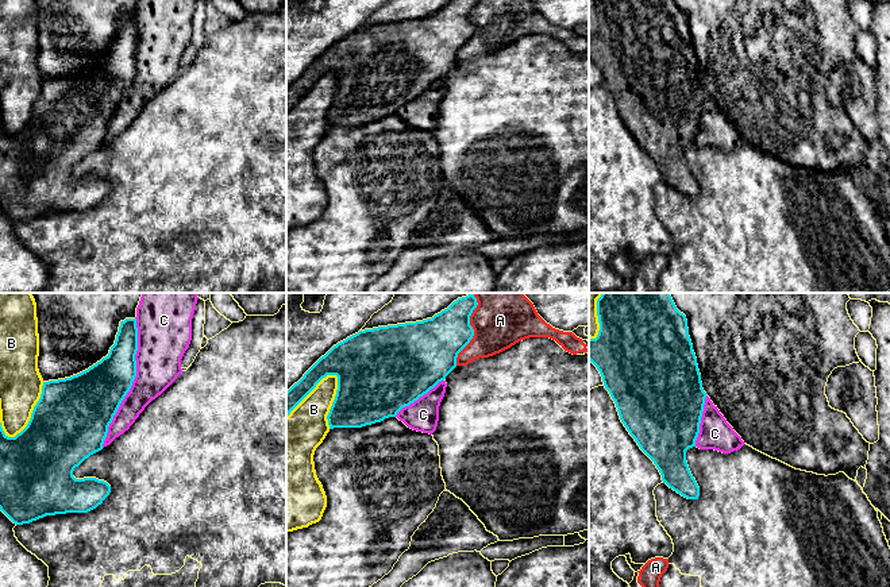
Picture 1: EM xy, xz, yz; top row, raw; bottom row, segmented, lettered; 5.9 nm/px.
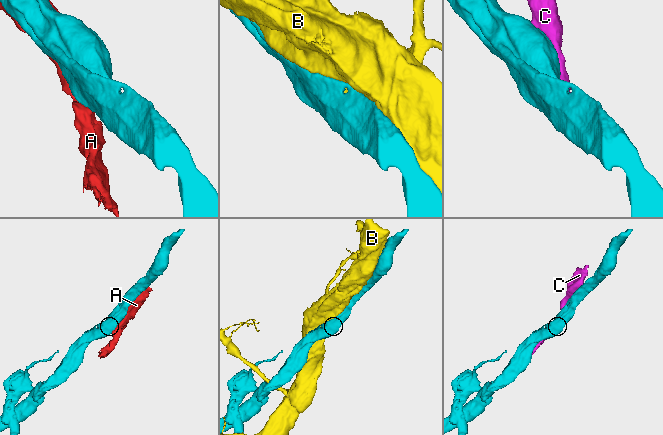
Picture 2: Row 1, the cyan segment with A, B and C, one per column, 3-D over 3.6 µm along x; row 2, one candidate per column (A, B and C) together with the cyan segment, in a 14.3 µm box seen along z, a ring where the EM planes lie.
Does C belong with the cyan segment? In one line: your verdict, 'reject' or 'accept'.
accept

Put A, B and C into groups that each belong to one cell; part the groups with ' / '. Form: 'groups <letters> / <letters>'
groups A / B / C

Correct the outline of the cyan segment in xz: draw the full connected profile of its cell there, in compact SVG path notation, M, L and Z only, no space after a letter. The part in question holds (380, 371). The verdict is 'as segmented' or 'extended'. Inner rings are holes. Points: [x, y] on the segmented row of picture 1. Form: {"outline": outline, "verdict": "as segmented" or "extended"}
{"outline": "M469 294L432 318L359 331L338 343L286 391L286 417L327 375L338 376L336 395L327 416L330 429L362 428L396 417L456 367L458 354L474 336L470 316L477 305L474 294Z", "verdict": "as segmented"}

